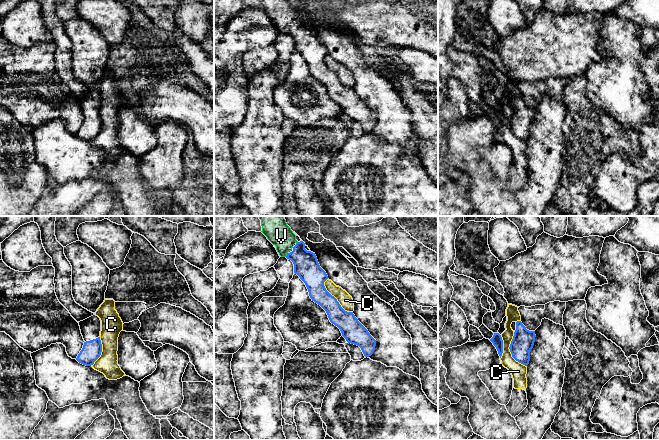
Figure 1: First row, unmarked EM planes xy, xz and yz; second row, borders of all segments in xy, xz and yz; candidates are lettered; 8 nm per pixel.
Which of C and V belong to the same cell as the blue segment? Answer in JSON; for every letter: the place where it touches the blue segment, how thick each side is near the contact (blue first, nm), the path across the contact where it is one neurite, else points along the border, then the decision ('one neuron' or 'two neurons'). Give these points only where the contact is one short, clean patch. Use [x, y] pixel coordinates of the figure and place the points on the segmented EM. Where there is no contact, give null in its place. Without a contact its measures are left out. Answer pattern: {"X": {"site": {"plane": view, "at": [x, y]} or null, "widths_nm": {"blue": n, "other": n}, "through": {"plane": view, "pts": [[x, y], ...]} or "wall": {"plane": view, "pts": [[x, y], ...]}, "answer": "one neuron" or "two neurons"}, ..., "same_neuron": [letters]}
{"C": {"site": {"plane": "xz", "at": [335, 298]}, "widths_nm": {"blue": 180, "other": 110}, "answer": "two neurons"}, "V": {"site": {"plane": "xz", "at": [287, 254]}, "widths_nm": {"blue": 200, "other": 200}, "through": {"plane": "xz", "pts": [[306, 266], [296, 256], [287, 254], [283, 238], [274, 227]]}, "answer": "one neuron"}, "same_neuron": ["V"]}

